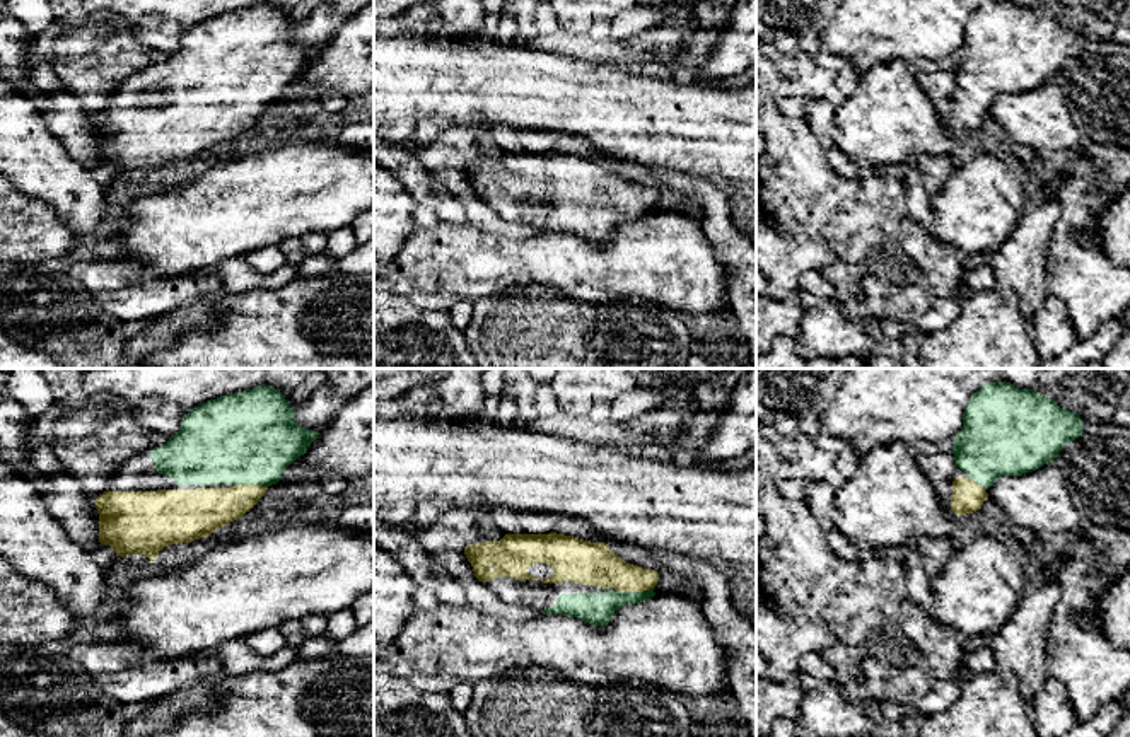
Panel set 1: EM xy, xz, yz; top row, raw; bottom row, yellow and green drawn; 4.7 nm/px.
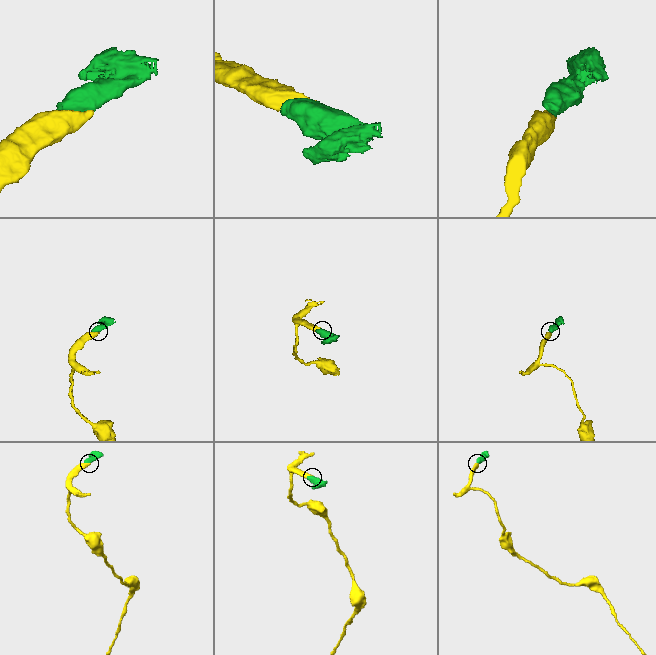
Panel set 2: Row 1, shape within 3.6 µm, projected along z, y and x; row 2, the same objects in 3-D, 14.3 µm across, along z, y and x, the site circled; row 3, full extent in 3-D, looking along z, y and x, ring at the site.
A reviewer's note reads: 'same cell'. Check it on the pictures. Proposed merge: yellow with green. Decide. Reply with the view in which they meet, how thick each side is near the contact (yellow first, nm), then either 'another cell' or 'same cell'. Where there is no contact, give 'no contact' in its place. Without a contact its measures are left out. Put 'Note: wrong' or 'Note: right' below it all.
contact in xz; calibres 200 and 150 nm; same cell
Note: right

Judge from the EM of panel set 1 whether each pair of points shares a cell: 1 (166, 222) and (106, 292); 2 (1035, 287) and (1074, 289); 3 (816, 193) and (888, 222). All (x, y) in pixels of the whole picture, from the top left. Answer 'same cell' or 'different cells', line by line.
1: different cells
2: different cells
3: same cell

